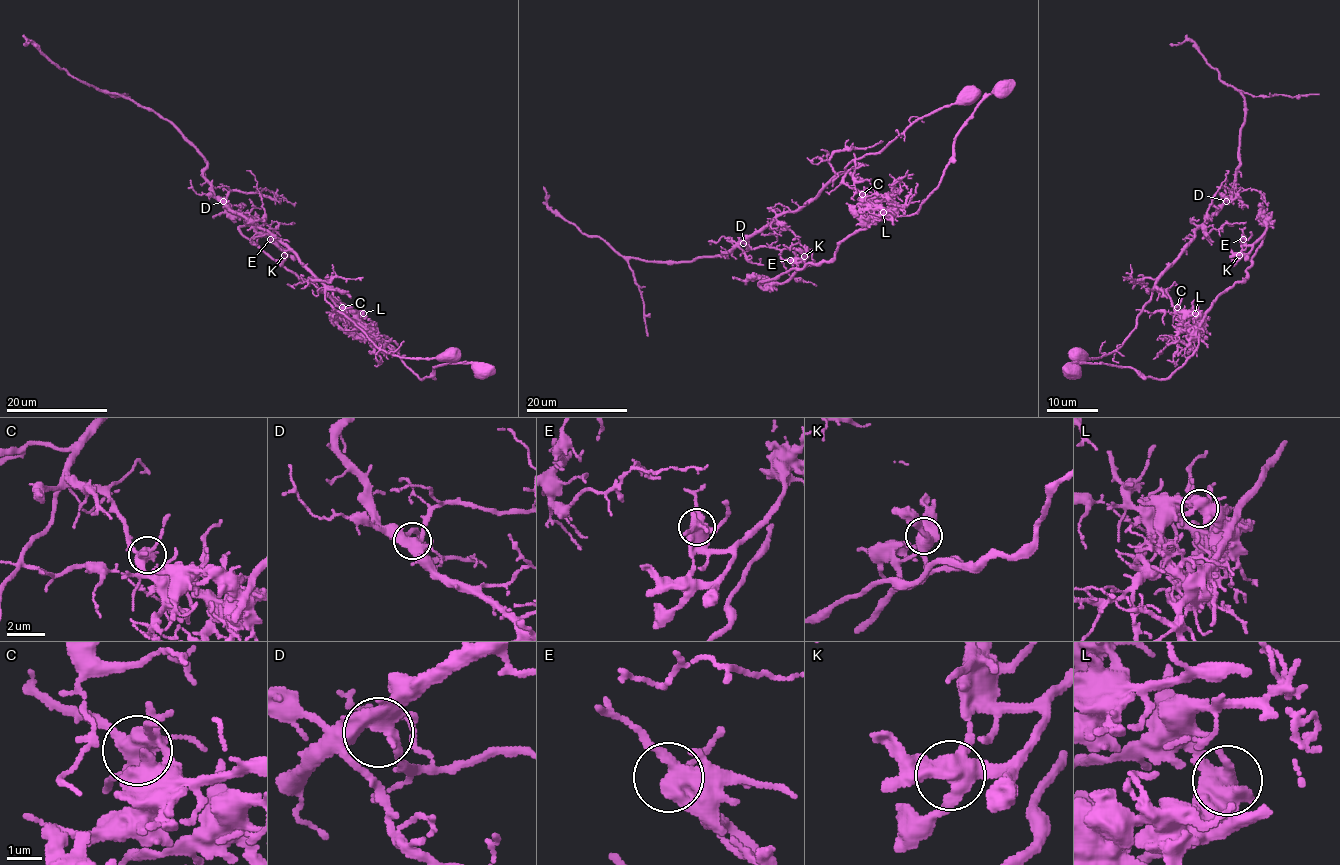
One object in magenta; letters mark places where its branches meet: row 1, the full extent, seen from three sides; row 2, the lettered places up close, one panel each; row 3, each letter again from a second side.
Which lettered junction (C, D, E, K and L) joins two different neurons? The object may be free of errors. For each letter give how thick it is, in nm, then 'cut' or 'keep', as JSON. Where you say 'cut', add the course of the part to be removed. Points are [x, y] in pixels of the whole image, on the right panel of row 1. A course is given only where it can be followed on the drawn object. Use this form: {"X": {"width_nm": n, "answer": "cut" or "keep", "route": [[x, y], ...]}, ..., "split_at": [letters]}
{"C": {"width_nm": 440, "answer": "cut", "route": [[1177, 307], [1155, 280], [1231, 195], [1245, 114], [1240, 93], [1220, 79], [1191, 41], [1169, 44]]}, "D": {"width_nm": 440, "answer": "keep"}, "E": {"width_nm": 480, "answer": "keep"}, "K": {"width_nm": 500, "answer": "keep"}, "L": {"width_nm": 480, "answer": "keep"}, "split_at": ["C"]}

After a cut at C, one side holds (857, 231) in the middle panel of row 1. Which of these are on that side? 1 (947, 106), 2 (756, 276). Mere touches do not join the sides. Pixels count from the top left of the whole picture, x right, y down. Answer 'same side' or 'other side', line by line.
1: other side
2: same side

